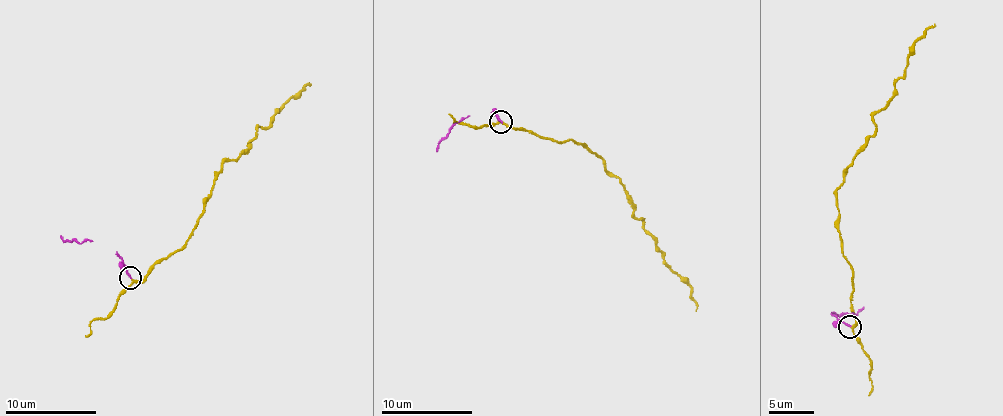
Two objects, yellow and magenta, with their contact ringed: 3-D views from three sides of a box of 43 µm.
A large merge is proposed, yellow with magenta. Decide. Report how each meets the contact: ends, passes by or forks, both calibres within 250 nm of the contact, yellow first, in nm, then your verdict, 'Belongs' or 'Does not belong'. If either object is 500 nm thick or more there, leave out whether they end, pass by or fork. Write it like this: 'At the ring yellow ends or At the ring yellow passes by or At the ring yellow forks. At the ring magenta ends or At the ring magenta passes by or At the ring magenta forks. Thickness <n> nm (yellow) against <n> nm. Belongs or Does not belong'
At the ring yellow passes by. At the ring magenta ends. Thickness 140 nm (yellow) against 140 nm. Belongs

